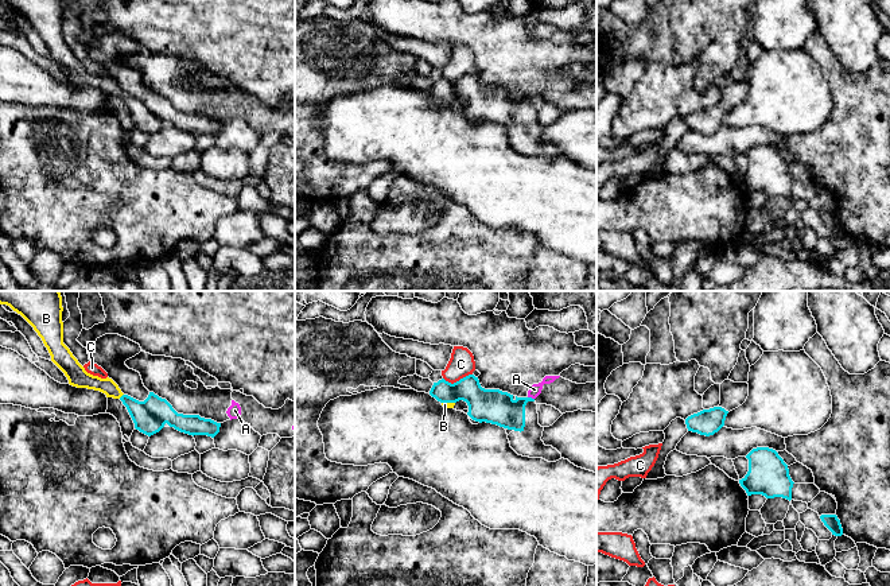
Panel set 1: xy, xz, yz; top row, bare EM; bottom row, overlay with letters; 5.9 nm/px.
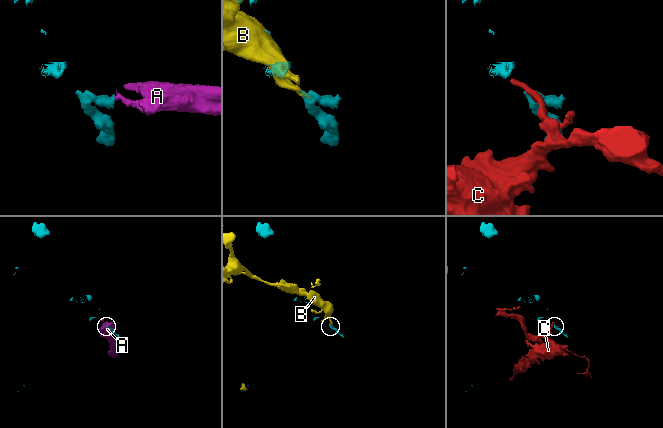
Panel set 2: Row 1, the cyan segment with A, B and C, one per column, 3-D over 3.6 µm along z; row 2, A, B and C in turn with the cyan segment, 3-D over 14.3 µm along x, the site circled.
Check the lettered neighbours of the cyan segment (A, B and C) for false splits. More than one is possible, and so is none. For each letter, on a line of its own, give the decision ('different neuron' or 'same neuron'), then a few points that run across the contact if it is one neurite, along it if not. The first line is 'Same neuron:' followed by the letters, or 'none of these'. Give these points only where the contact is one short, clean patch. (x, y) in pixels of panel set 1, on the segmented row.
Same neuron: none of these
A: different neuron | xz (528, 396), (533, 399)
B: different neuron
C: different neuron | xz (471, 373), (453, 383), (443, 379)

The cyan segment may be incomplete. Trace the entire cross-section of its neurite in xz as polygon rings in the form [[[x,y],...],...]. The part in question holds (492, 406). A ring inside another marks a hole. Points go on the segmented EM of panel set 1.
[[[469,375],[459,381],[451,384],[444,379],[434,383],[430,395],[440,403],[456,403],[463,400],[469,405],[467,415],[475,422],[486,422],[508,428],[512,432],[508,435],[510,447],[522,457],[543,458],[548,462],[561,459],[561,454],[552,446],[545,446],[541,441],[544,427],[539,424],[537,404],[532,397],[514,397],[500,389],[485,389],[481,387],[478,377]]]

